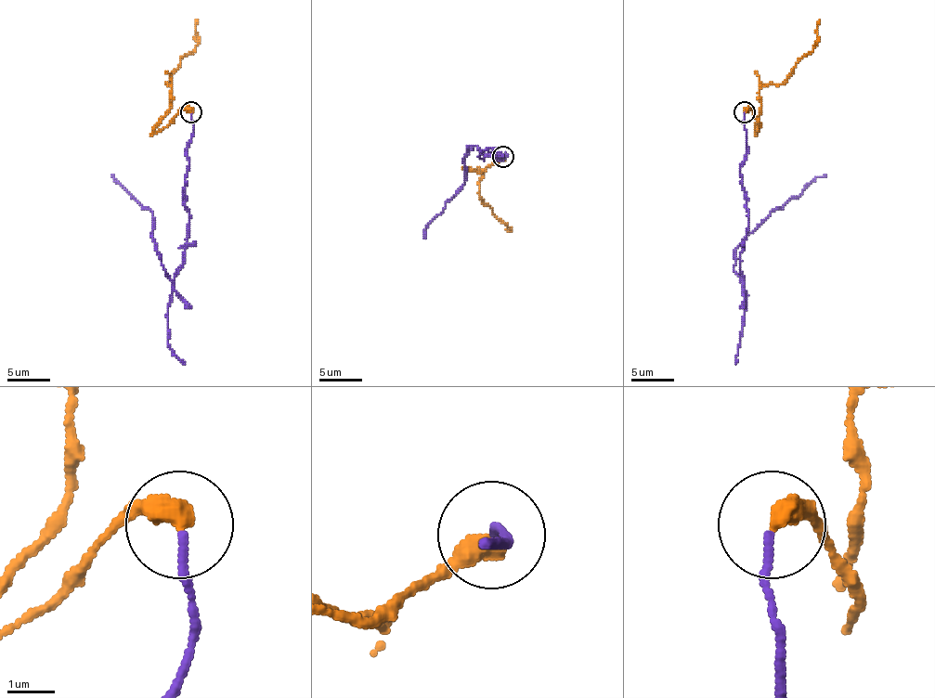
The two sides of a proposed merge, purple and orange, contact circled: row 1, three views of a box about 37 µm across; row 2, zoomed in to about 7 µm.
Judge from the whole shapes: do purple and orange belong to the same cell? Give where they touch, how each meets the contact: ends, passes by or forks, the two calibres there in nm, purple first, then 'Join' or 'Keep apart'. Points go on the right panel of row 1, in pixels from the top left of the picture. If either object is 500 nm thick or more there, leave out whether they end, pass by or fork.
Place: (745, 111). At the ring purple ends. At the ring orange ends. Thickness 150 nm (purple) against 480 nm. Keep apart

